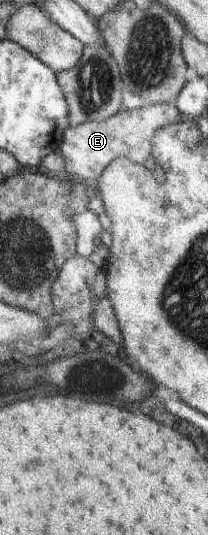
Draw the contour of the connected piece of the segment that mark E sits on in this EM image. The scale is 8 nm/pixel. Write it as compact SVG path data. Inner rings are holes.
M157 103L126 109L123 106L102 121L85 121L68 126L62 133L58 149L63 160L63 171L72 179L92 184L101 171L114 158L125 157L135 164L142 164L150 155L151 138L155 130L169 122L181 122L186 118L170 103Z

